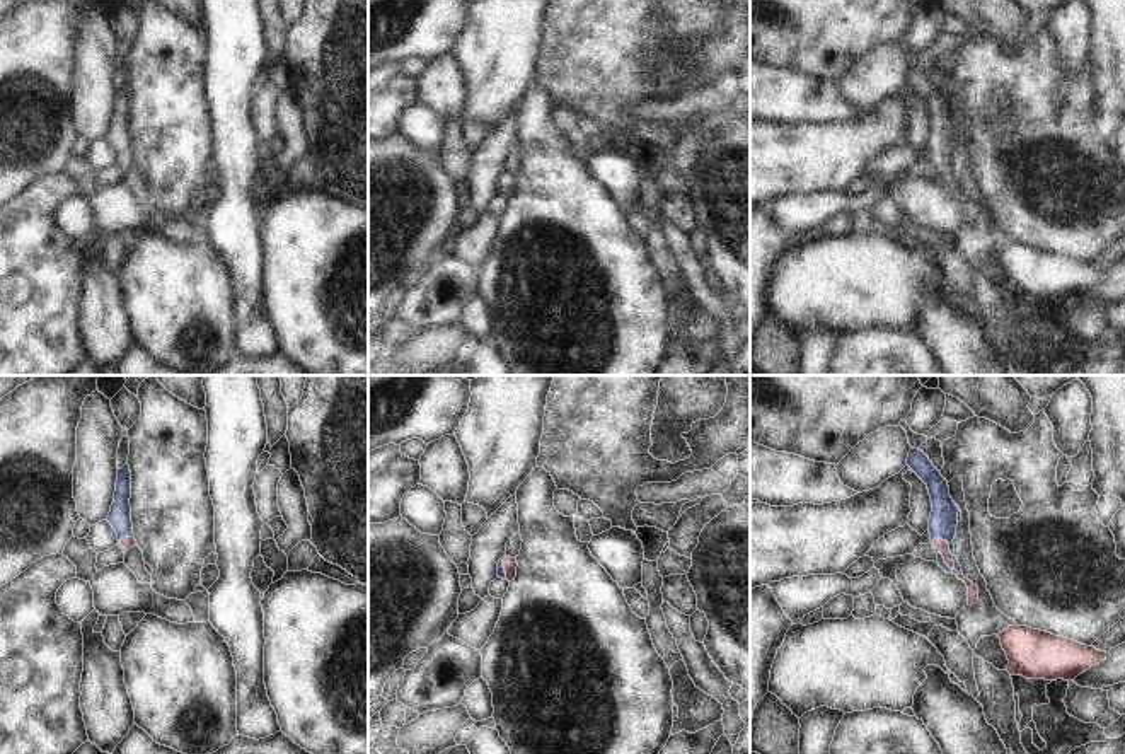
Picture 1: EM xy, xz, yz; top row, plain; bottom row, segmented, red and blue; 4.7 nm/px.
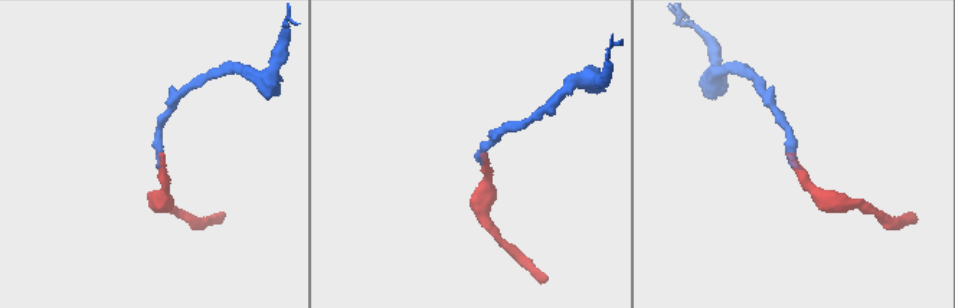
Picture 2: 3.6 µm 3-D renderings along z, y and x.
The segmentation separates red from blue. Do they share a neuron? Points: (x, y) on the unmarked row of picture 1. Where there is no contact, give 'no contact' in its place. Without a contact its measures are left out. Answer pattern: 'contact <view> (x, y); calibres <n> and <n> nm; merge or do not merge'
contact yz (943, 174); calibres 60 and 140 nm; merge

